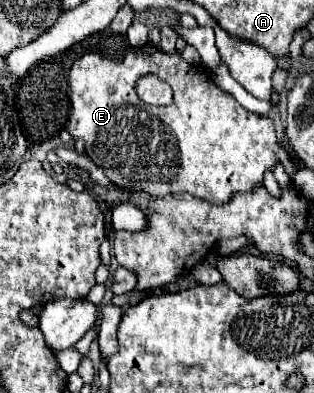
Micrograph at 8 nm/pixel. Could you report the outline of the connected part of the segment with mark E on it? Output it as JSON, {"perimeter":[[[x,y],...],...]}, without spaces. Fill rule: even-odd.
{"perimeter":[[[105,29],[101,35],[91,35],[89,39],[85,39],[85,43],[81,43],[81,55],[73,61],[69,69],[69,101],[71,109],[67,131],[73,139],[85,141],[89,159],[97,163],[105,171],[105,175],[121,187],[141,189],[157,197],[185,191],[209,203],[223,205],[231,199],[233,193],[251,191],[255,185],[263,183],[265,169],[273,169],[277,161],[283,163],[289,177],[297,171],[289,155],[277,145],[275,127],[269,117],[243,109],[231,97],[231,93],[221,91],[211,81],[207,71],[197,69],[195,65],[183,61],[179,55],[163,53],[151,43],[147,43],[145,47],[129,47],[129,43],[125,43],[125,35],[113,35],[113,31],[109,29]],[[145,73],[161,75],[163,81],[171,85],[171,105],[153,107],[139,103],[135,81]]]}

